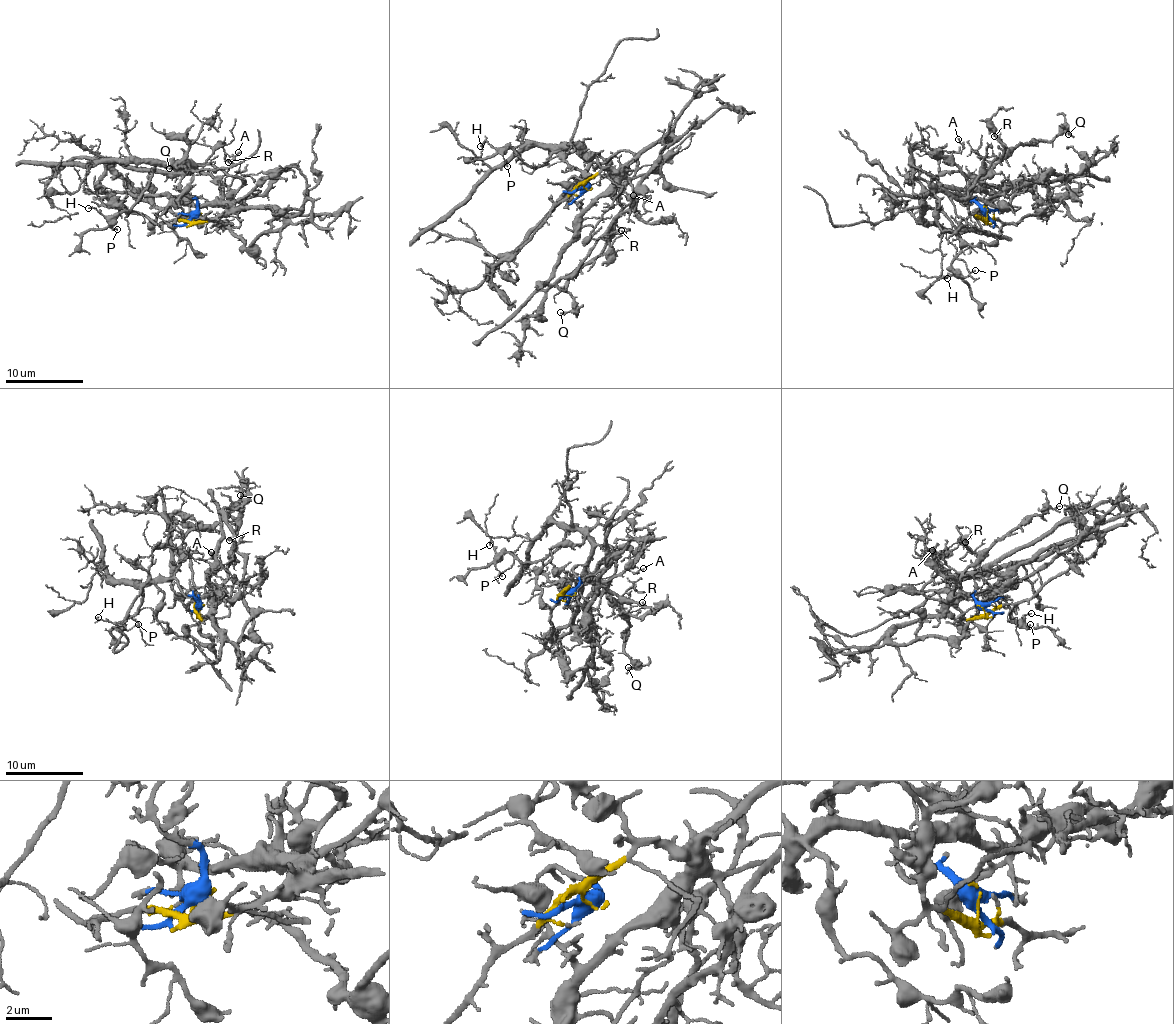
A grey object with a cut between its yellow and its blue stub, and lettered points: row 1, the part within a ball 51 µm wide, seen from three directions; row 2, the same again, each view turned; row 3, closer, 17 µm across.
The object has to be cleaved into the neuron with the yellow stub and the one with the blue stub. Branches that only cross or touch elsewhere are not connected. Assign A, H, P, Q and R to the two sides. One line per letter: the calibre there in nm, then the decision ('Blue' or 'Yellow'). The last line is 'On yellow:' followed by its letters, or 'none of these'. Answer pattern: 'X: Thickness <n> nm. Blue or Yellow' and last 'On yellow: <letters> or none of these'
A: Thickness 100 nm. Blue
H: Thickness 80 nm. Blue
P: Thickness 90 nm. Blue
Q: Thickness 80 nm. Yellow
R: Thickness 140 nm. Yellow
On yellow: Q, R

